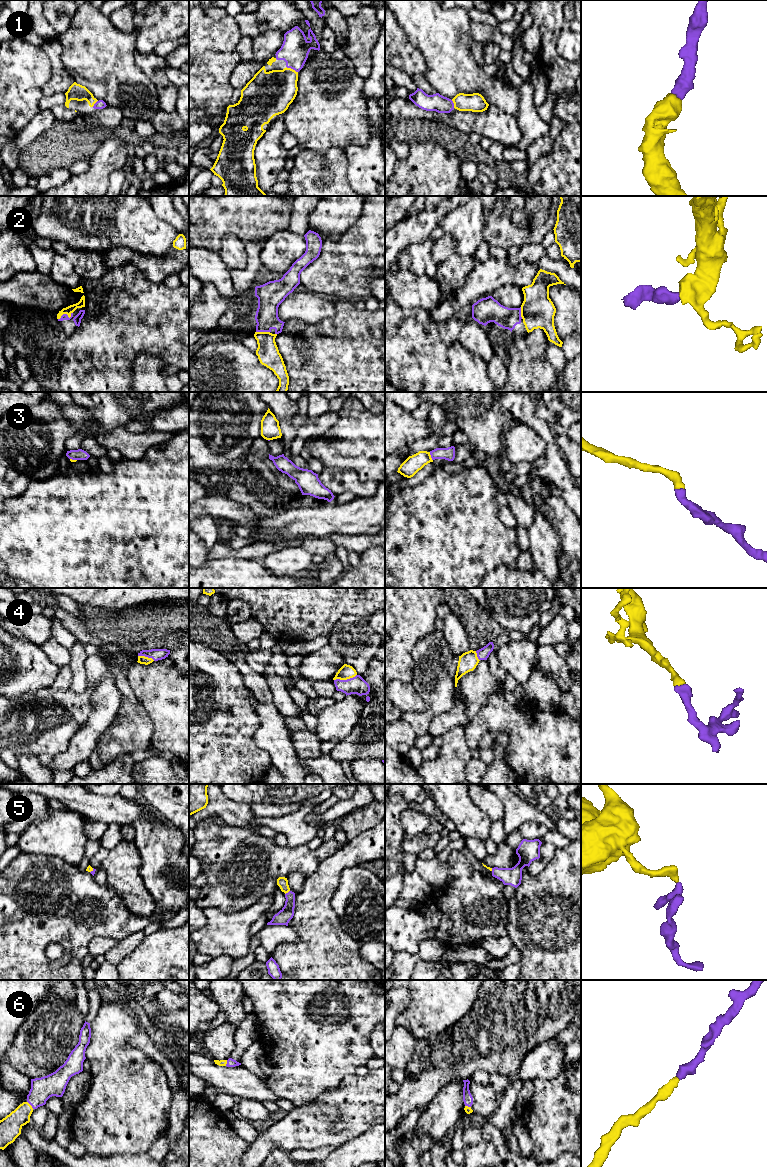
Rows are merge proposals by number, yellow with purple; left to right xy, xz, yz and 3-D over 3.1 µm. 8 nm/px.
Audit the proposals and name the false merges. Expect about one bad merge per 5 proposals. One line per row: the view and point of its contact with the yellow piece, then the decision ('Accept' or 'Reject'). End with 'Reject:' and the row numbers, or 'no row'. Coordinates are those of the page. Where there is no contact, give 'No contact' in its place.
1: Touches yellow at xz (292, 69). Accept
2: Touches yellow at xy (66, 313). Accept
3: Touches yellow at yz (430, 456). Accept
4: Touches yellow at xz (345, 679). Accept
5: Touches yellow at xz (287, 892). Accept
6: Touches yellow at xy (30, 1105). Accept
Reject: no row

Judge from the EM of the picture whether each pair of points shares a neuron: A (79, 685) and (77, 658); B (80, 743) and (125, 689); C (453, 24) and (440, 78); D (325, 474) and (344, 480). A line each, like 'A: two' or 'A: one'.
A: one
B: two
C: one
D: one

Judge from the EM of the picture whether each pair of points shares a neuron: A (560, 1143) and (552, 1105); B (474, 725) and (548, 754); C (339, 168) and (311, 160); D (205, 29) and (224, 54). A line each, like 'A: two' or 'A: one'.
A: one
B: one
C: one
D: one

